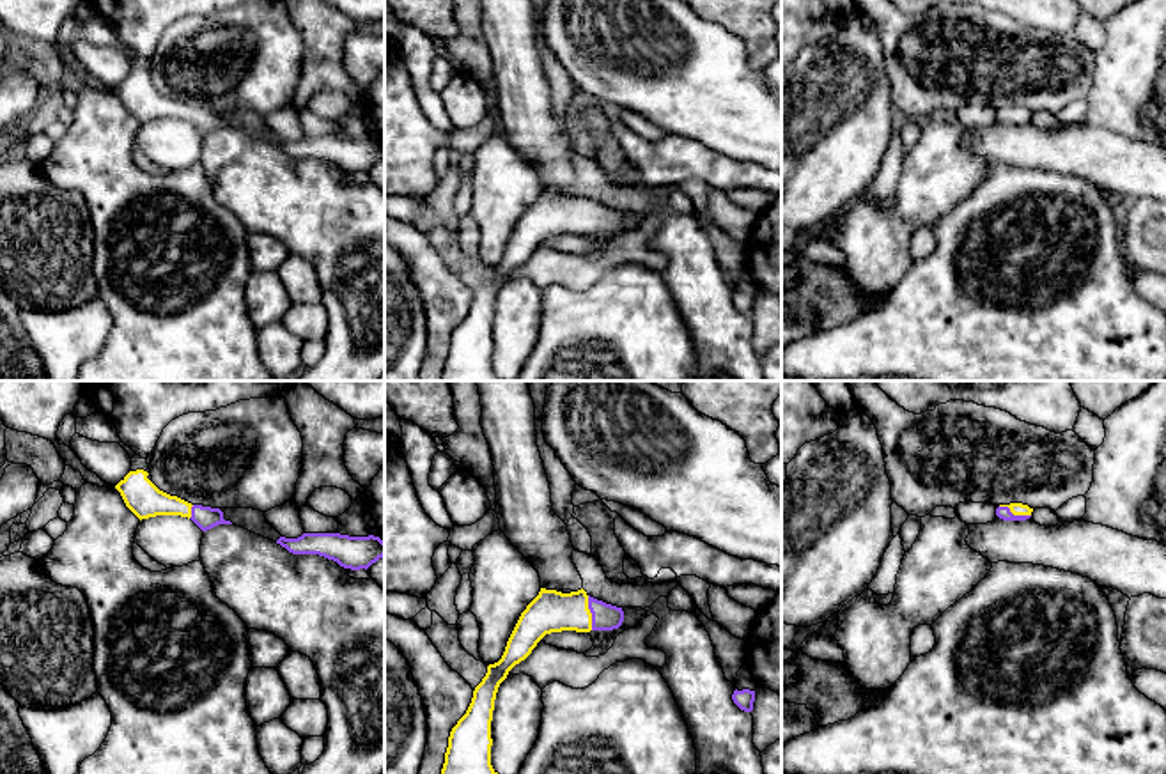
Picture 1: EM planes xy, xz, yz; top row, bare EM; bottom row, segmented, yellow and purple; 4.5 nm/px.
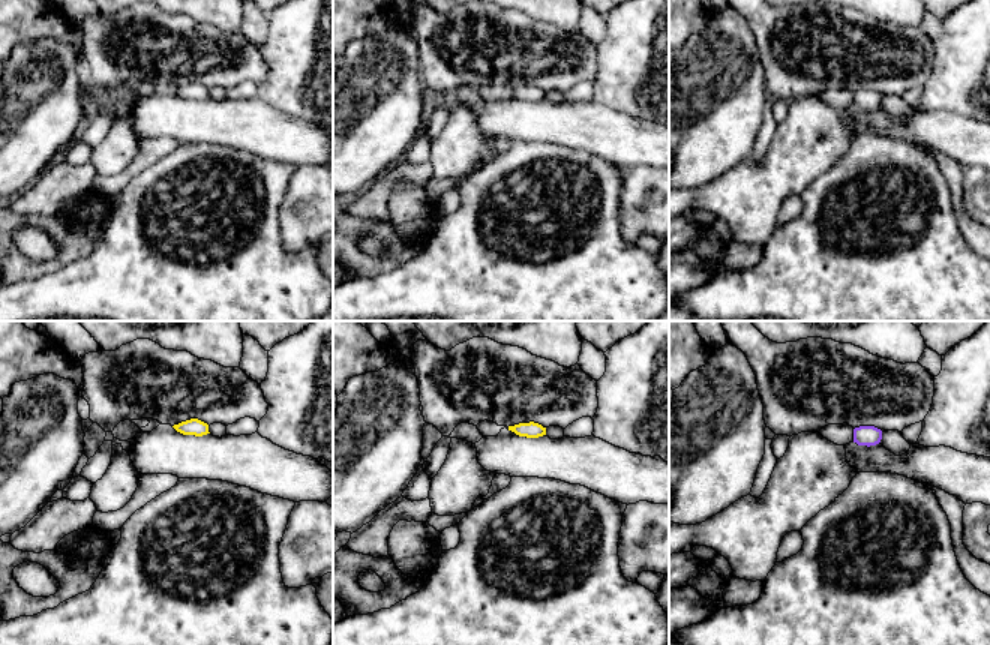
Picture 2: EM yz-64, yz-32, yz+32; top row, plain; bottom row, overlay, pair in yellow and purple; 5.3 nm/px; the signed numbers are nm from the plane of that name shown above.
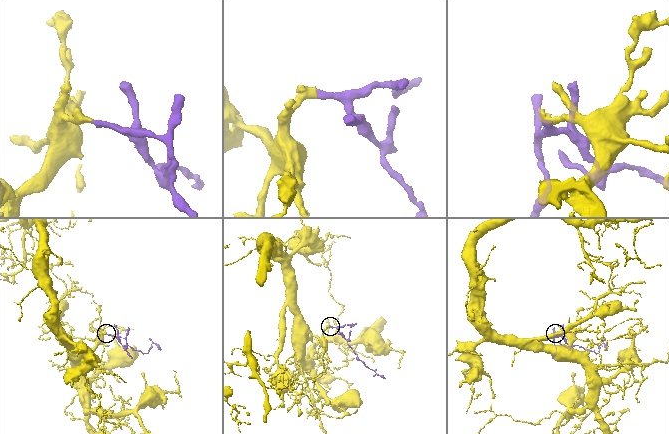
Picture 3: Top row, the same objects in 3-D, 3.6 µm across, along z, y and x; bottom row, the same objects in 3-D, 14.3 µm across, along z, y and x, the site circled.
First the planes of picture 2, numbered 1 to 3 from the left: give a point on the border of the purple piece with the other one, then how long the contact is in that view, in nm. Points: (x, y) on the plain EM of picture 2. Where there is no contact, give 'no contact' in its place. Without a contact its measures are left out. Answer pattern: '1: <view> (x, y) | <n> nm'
1: no contact
2: no contact
3: no contact

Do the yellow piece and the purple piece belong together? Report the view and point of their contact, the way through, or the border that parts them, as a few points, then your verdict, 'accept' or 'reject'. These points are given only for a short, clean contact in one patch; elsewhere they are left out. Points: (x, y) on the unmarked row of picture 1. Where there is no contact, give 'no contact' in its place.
meets yellow in xz at (590, 216); runs through xz (550, 215), (590, 216), (605, 220); accept

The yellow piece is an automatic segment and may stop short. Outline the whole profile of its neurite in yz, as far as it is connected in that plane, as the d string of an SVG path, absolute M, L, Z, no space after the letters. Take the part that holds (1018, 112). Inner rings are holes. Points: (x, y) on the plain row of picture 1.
M1022 106L999 108L996 119L1003 124L1026 124L1031 120L1033 112Z

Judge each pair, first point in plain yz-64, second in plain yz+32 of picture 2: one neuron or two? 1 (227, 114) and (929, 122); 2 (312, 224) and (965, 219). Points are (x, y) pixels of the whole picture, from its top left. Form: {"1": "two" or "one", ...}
{"1": "one", "2": "two"}

